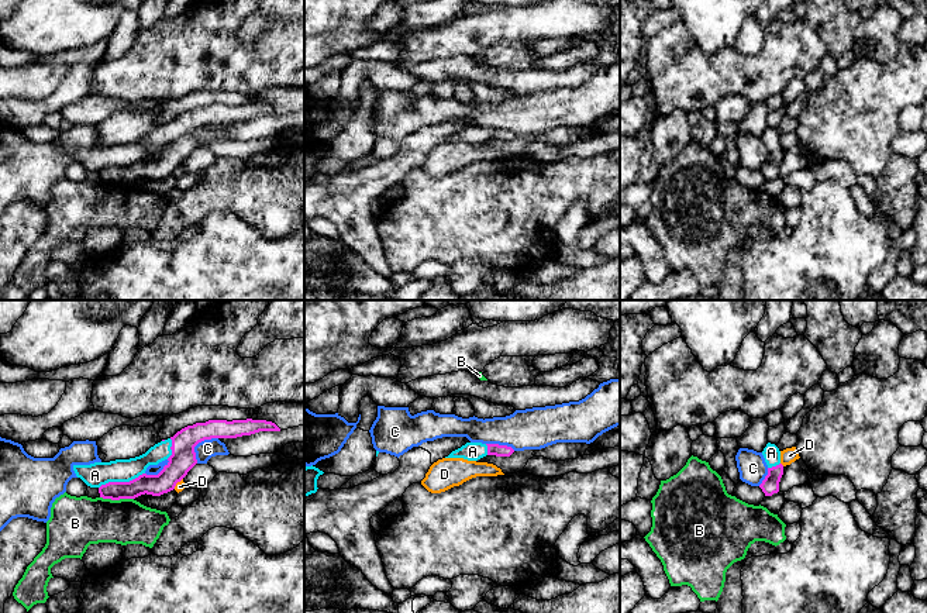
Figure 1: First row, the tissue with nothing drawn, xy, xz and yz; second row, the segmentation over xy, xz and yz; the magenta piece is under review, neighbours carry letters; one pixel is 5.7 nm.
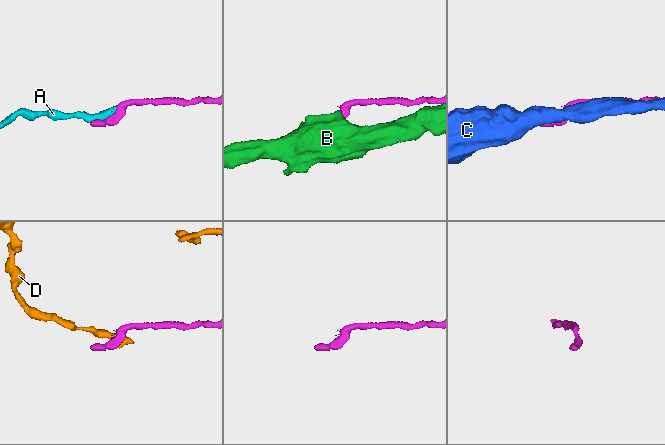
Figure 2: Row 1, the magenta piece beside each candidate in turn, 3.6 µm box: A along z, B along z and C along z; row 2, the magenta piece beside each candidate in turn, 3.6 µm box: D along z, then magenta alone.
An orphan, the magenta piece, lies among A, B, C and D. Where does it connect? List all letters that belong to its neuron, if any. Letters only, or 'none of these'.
A

